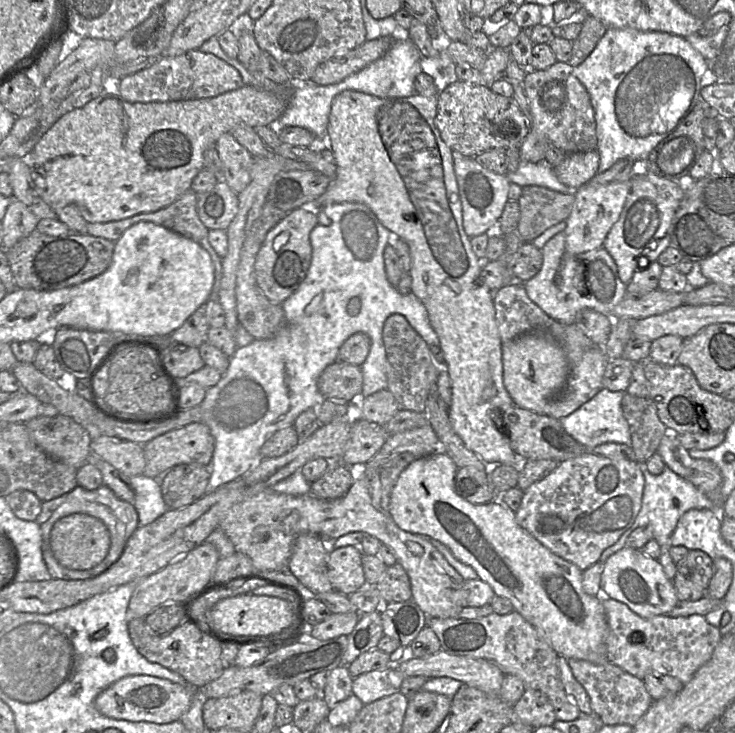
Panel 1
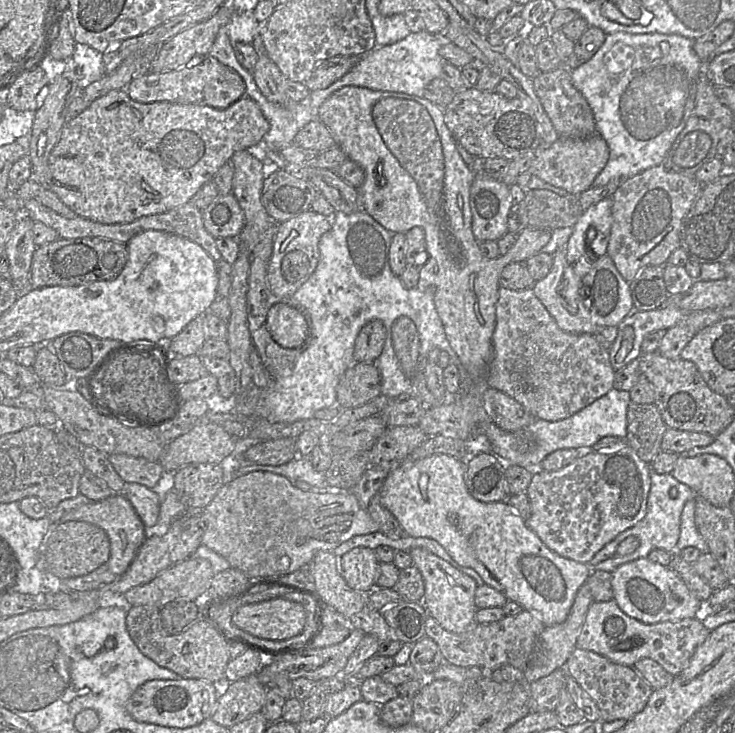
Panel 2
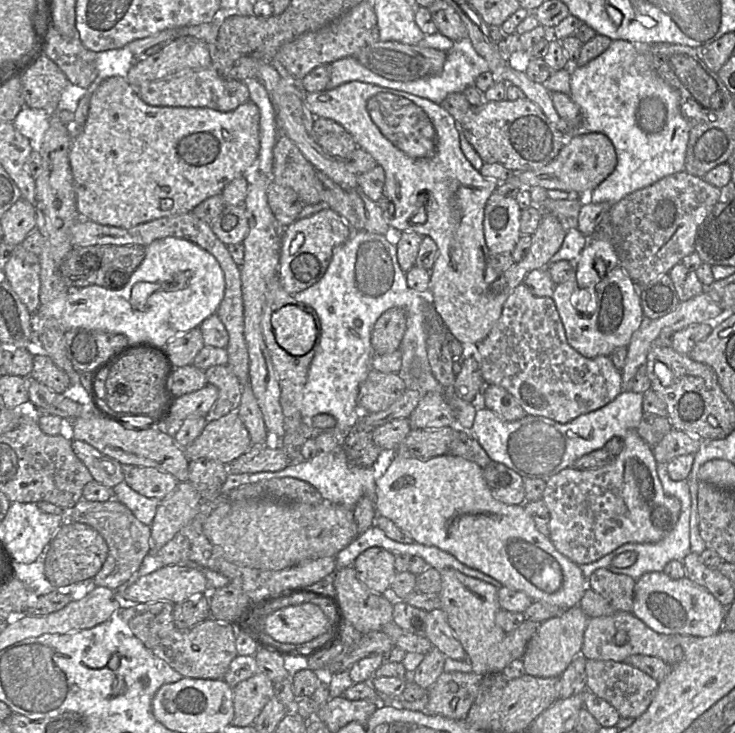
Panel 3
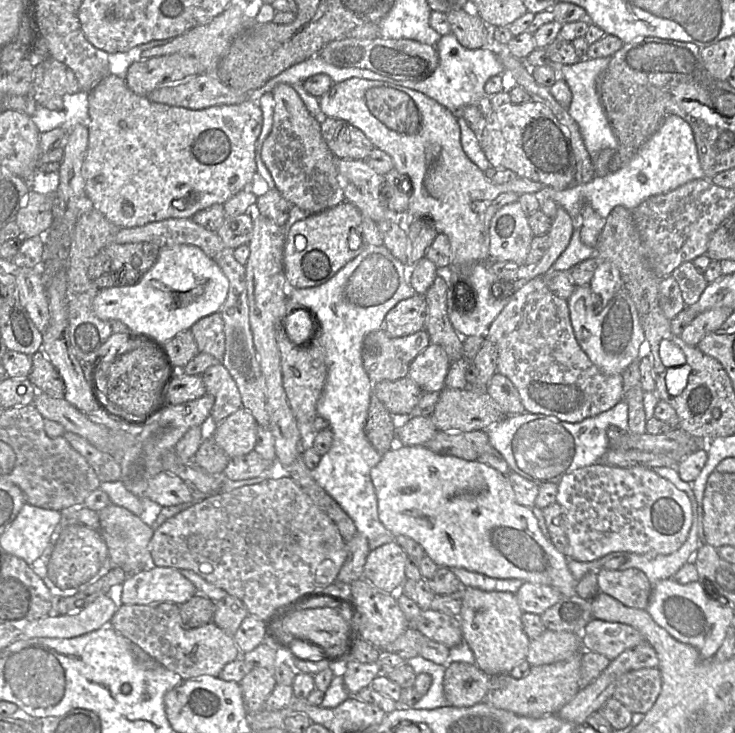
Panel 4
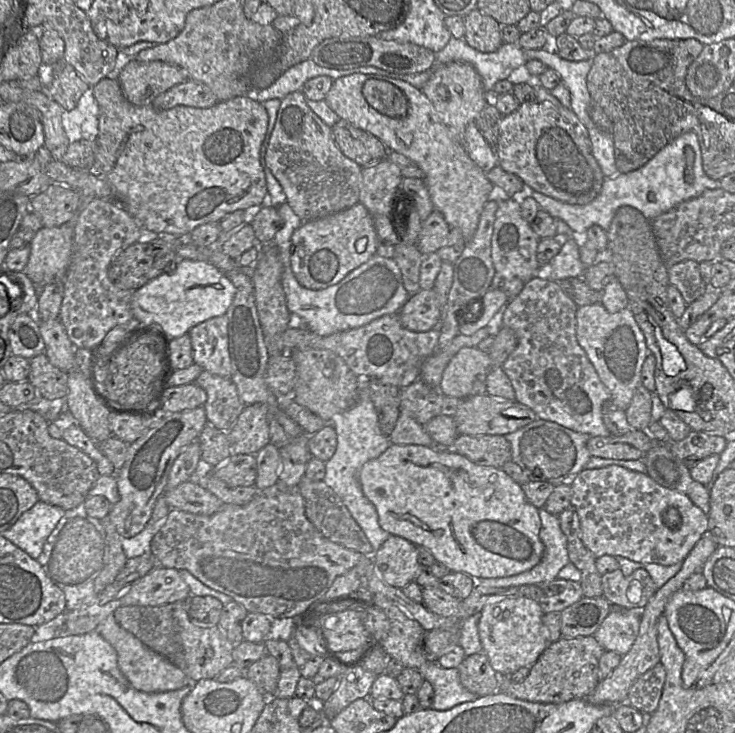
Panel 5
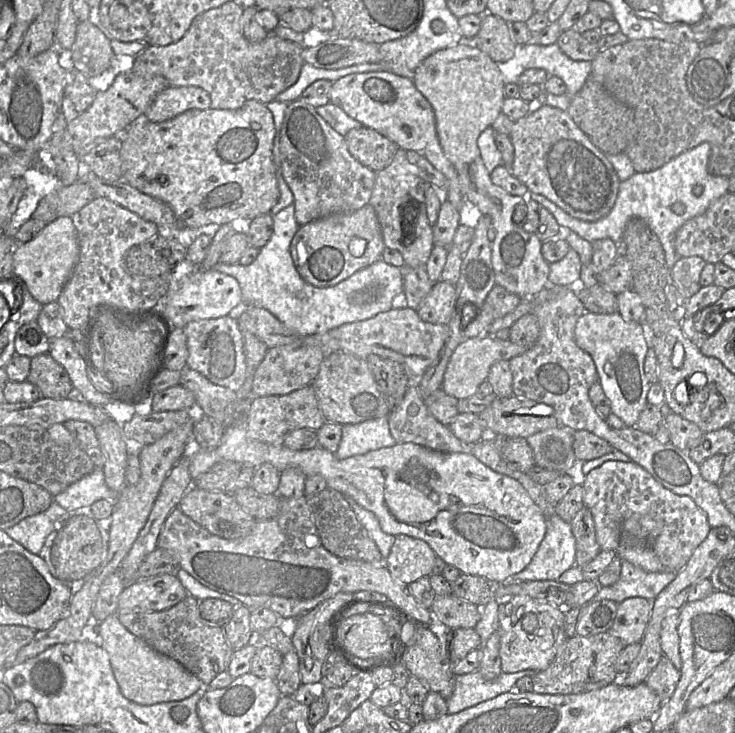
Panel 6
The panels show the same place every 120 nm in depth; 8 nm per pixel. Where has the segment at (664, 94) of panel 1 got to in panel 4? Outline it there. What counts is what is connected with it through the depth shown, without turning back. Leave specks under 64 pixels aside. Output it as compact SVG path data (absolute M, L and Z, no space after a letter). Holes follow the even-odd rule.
M610 57L581 58L575 64L555 66L559 77L566 81L572 92L572 101L567 107L567 111L578 124L590 157L597 157L597 154L603 149L611 149L615 152L618 146L618 141L612 131L596 90L596 80L606 70L609 61ZM677 115L666 118L661 127L639 149L628 164L605 176L596 176L581 185L571 185L557 191L545 187L538 191L537 199L551 199L562 207L574 220L574 229L581 224L581 208L589 204L603 219L606 219L616 206L633 210L651 196L672 191L685 183L706 178L701 168L697 148L690 125Z

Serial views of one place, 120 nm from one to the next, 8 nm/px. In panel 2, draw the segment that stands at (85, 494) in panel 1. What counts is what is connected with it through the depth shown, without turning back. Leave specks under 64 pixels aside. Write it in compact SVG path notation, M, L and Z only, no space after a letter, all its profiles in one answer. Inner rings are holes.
M113 494L108 498L92 501L67 512L57 522L57 525L68 521L84 521L93 524L107 534L110 541L110 557L107 561L110 571L117 576L129 568L141 545L147 538L147 528L144 526L135 509L123 494Z

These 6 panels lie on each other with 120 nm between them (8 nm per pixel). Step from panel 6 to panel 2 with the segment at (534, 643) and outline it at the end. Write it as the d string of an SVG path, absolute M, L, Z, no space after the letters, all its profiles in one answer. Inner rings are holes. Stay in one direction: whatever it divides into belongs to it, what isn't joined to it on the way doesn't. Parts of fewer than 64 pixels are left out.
M414 548L408 553L424 581L422 604L427 613L449 632L462 634L474 629L478 624L475 620L478 610L474 602L478 586L475 580L425 549Z

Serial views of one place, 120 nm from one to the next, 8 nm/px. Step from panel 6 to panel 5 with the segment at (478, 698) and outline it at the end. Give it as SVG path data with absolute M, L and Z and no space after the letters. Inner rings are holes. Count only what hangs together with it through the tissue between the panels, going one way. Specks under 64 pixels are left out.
M427 661L417 670L434 688L431 709L445 711L461 703L474 701L479 697L462 685L457 668L443 668L436 661Z

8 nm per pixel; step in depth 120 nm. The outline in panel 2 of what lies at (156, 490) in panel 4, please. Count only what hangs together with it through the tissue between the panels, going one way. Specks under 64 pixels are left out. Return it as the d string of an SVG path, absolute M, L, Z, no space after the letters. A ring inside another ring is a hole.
M111 454L108 458L115 471L126 483L138 483L152 489L164 476L165 471L159 462L126 454Z

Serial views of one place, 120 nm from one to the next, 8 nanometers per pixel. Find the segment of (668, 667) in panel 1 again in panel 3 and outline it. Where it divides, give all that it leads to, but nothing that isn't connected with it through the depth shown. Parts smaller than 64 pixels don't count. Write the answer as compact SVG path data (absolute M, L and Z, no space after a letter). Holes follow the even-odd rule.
M616 611L609 616L588 619L580 654L586 659L615 662L623 662L629 656L641 654L660 658L672 667L683 658L683 649L676 644L673 636L653 631L632 612Z

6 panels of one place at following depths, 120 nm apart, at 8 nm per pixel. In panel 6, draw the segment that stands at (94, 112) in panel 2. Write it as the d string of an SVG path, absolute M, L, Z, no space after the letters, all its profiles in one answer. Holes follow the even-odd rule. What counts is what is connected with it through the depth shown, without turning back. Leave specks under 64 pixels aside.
M249 100L240 108L234 110L213 108L206 110L192 109L170 120L159 123L150 122L144 115L141 115L120 135L120 138L122 138L120 157L123 180L140 192L168 204L173 210L180 228L207 229L211 231L212 240L212 230L214 228L221 225L242 226L257 216L270 213L272 207L277 203L279 199L279 189L277 183L277 167L273 160L274 137L275 126L271 112L267 109L265 104L255 100Z

